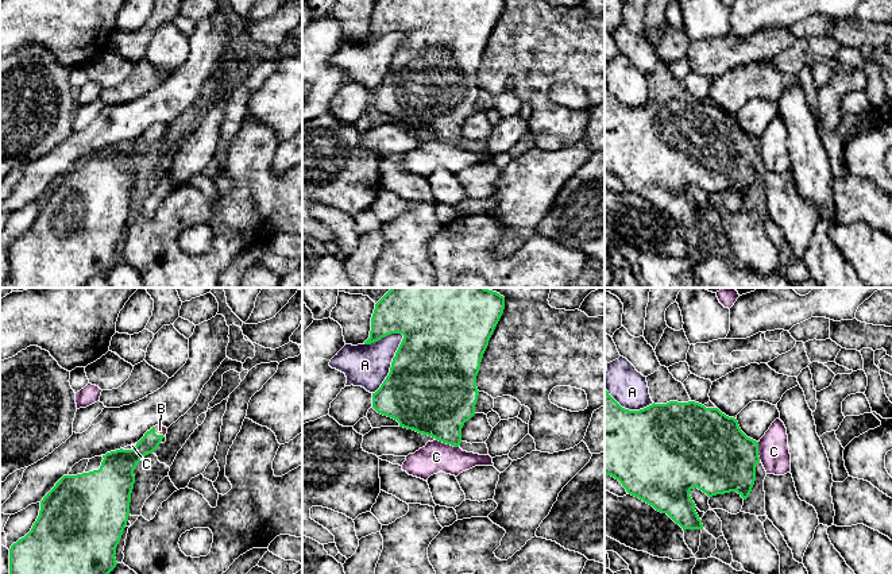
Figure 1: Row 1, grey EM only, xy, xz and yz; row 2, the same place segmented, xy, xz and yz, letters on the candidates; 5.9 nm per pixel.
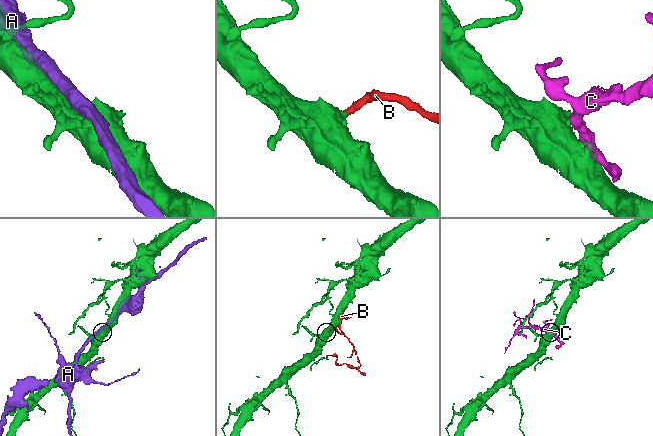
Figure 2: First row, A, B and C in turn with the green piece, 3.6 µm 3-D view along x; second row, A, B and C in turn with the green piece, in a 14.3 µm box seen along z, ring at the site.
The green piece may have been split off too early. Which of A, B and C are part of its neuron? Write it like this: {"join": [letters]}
{"join": ["B"]}

